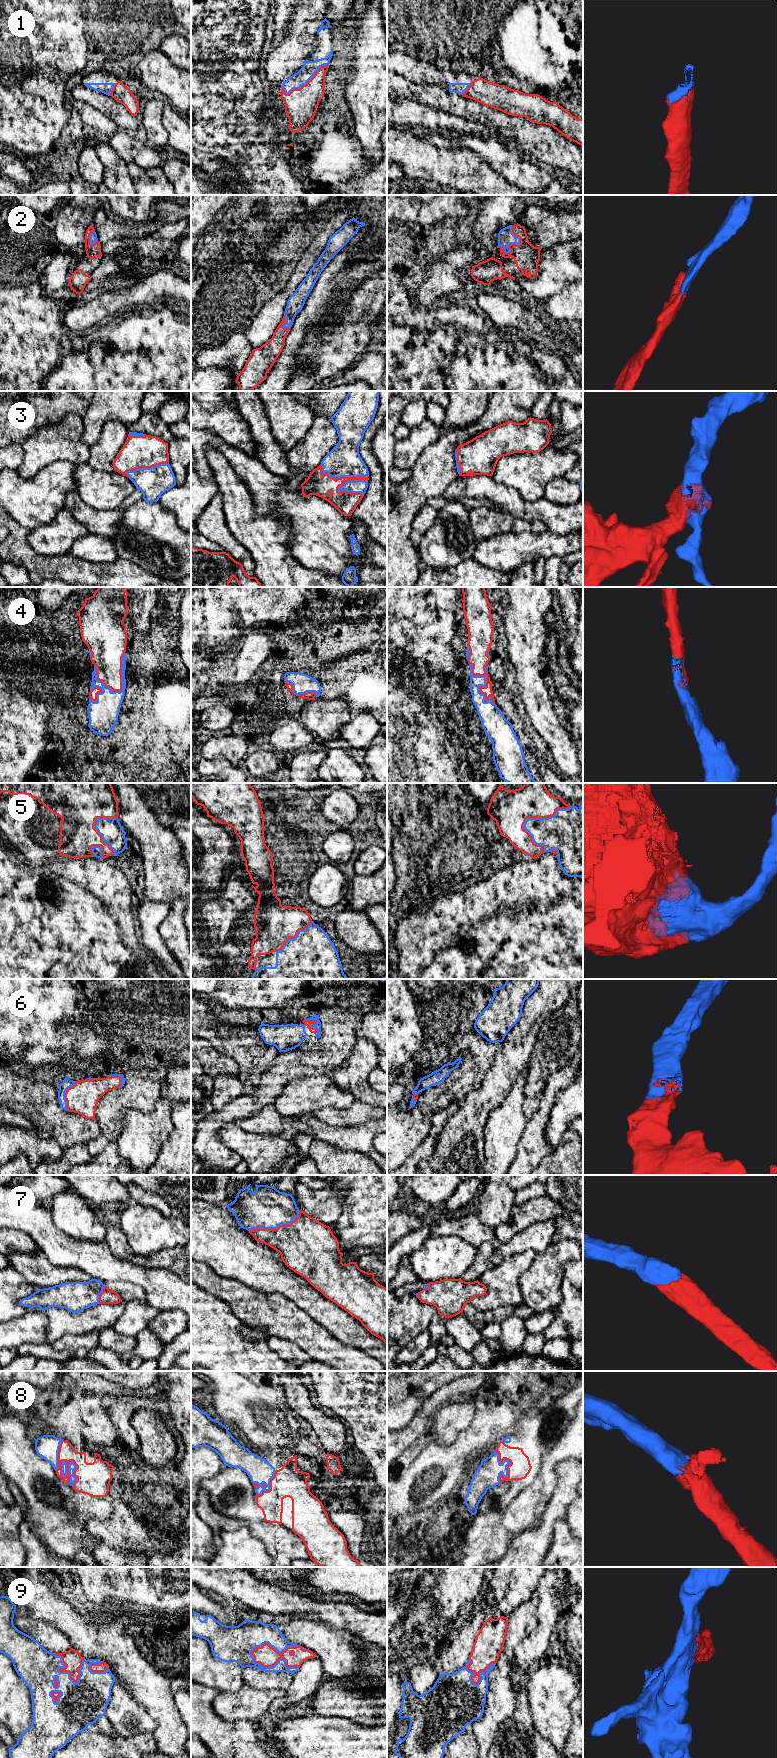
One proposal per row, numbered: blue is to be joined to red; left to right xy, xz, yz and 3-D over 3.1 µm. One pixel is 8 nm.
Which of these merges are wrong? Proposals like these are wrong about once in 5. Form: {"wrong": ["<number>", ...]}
{"wrong": []}

